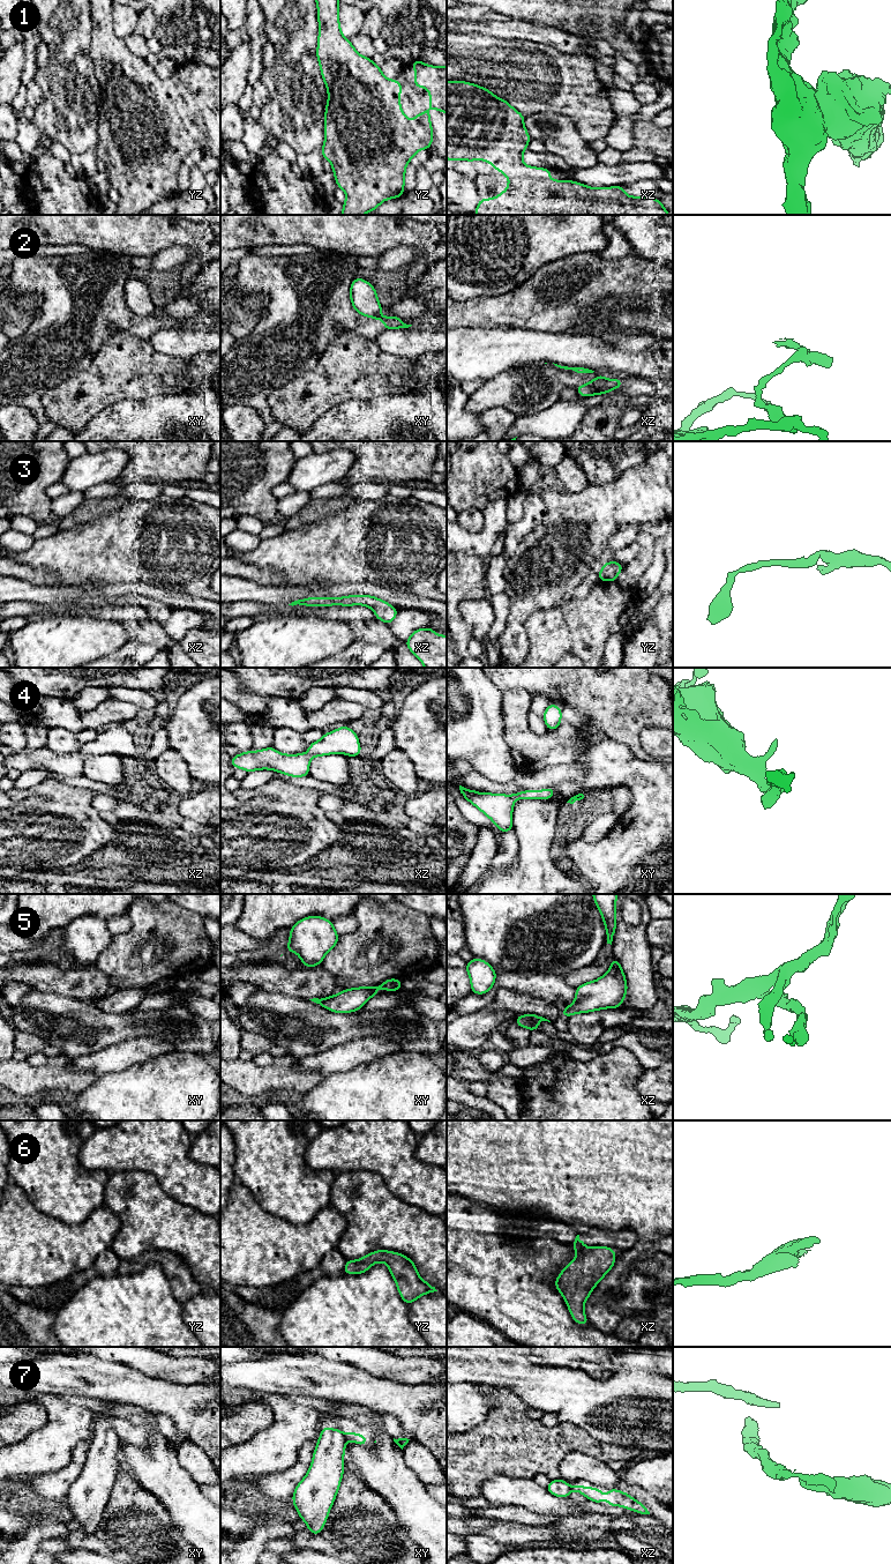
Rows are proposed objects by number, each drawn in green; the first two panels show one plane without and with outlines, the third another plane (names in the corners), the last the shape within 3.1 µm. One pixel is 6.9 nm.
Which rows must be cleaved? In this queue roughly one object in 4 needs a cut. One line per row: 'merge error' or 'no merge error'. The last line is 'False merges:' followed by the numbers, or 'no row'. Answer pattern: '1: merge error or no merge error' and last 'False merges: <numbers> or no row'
1: no merge error
2: merge error
3: no merge error
4: no merge error
5: no merge error
6: no merge error
7: merge error
False merges: 2, 7

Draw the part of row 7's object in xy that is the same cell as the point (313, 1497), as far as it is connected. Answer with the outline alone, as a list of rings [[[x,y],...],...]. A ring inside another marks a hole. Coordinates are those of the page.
[[[323,1427],[310,1467],[294,1489],[292,1500],[308,1531],[317,1535],[324,1527],[344,1474],[346,1438],[337,1428]]]

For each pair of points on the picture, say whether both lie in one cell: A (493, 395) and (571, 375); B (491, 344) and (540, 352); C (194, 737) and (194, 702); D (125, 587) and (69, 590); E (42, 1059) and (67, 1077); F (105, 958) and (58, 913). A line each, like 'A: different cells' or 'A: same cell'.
A: same cell
B: same cell
C: same cell
D: same cell
E: different cells
F: different cells

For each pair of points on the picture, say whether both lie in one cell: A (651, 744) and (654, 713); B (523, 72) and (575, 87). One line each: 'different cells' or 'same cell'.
A: different cells
B: same cell

